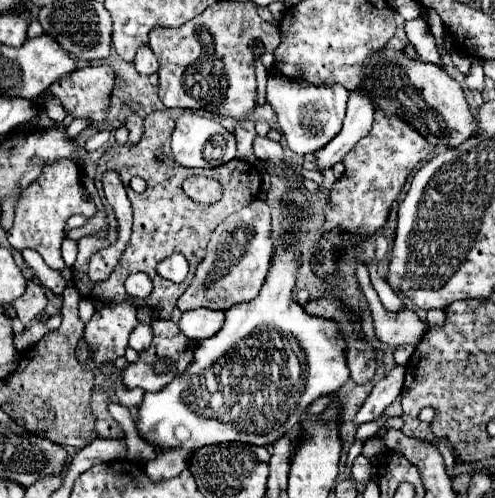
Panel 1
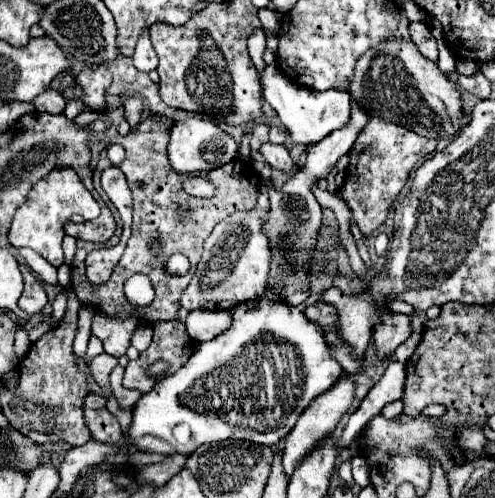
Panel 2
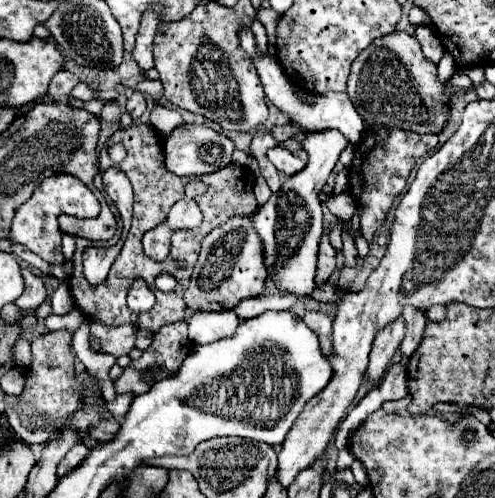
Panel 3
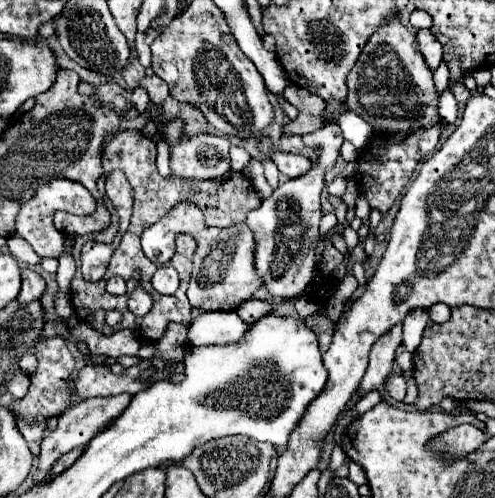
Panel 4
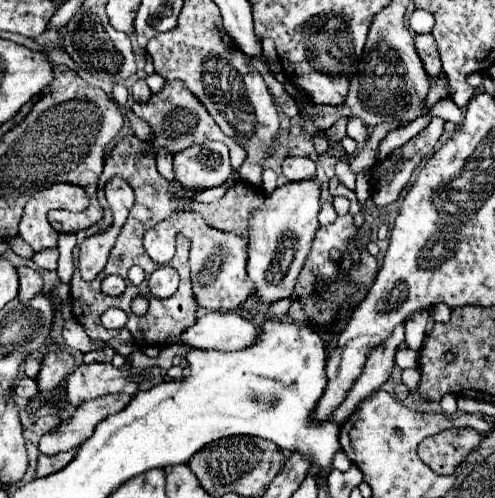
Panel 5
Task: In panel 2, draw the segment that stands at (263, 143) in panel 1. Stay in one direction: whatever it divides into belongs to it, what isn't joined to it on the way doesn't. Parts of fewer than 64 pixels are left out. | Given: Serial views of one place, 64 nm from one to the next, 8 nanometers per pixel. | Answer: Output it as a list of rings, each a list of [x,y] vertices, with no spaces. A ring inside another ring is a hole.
[[[264,142],[264,144],[260,146],[260,150],[258,150],[258,152],[266,158],[266,162],[268,162],[272,168],[286,170],[286,172],[290,172],[290,170],[294,168],[294,162],[292,162],[292,158],[290,158],[288,150],[286,150],[284,146],[280,146],[280,144]]]

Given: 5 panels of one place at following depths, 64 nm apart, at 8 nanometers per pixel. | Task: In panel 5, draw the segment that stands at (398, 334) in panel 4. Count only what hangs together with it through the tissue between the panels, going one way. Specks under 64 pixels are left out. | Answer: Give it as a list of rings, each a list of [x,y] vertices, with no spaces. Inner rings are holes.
[[[404,324],[396,326],[392,336],[388,340],[384,340],[384,344],[378,344],[368,354],[368,360],[364,364],[360,378],[354,382],[346,400],[340,404],[340,408],[332,416],[332,420],[336,424],[342,424],[344,420],[348,420],[348,416],[352,416],[352,412],[356,410],[356,404],[360,404],[360,400],[364,400],[364,396],[378,390],[390,378],[392,368],[394,368],[394,354],[402,342],[404,342]]]

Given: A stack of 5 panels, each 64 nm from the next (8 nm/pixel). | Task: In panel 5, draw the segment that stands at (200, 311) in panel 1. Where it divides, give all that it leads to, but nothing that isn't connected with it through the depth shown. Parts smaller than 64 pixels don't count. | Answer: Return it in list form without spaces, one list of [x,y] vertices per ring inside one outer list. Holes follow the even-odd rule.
[[[210,312],[198,318],[184,334],[182,344],[190,348],[232,352],[254,342],[258,330],[236,312]]]

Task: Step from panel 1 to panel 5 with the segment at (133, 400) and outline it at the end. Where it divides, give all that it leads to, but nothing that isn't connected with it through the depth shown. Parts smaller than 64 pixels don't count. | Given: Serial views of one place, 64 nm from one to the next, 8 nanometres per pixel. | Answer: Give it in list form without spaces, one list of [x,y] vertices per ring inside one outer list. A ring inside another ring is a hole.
[[[108,394],[96,400],[86,400],[76,408],[76,412],[72,412],[72,420],[62,420],[56,432],[40,438],[40,452],[44,456],[54,456],[58,452],[78,448],[102,420],[120,412],[130,398],[132,396],[128,394]]]

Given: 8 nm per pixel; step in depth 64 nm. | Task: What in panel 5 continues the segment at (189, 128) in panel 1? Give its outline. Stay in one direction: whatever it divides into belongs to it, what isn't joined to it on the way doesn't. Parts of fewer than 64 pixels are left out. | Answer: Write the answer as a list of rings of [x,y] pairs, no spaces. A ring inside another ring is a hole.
[[[210,140],[204,144],[192,144],[174,154],[176,180],[186,188],[222,186],[232,172],[224,142]]]

